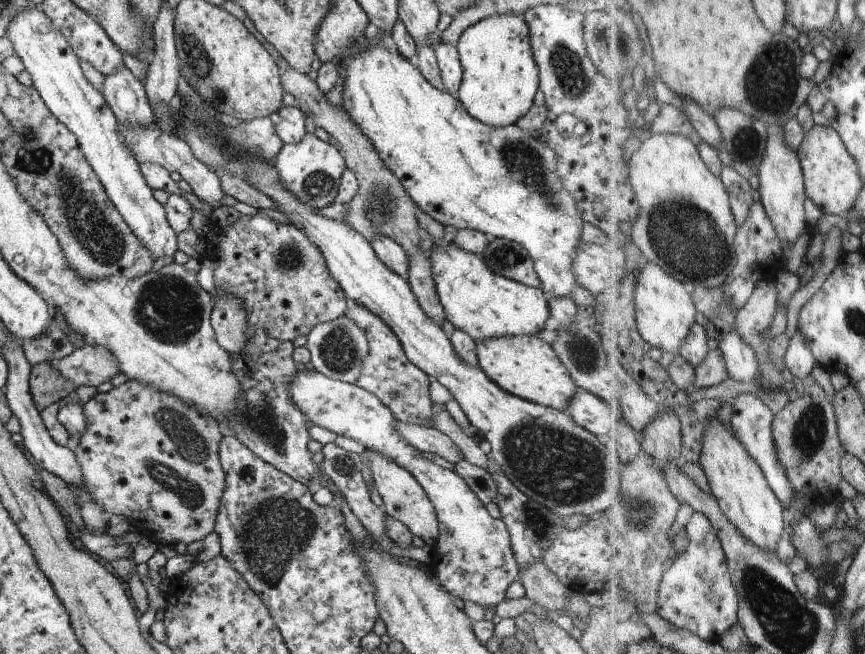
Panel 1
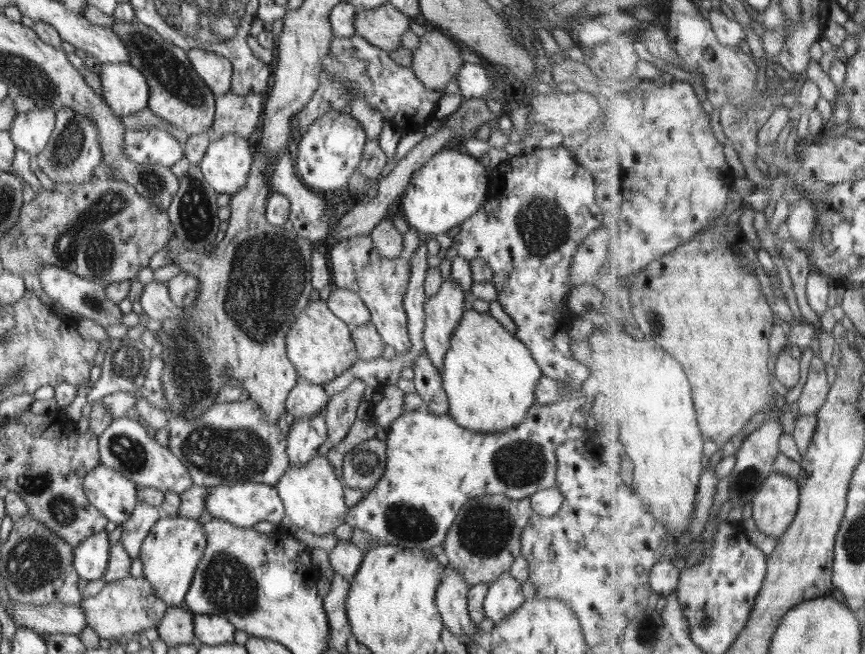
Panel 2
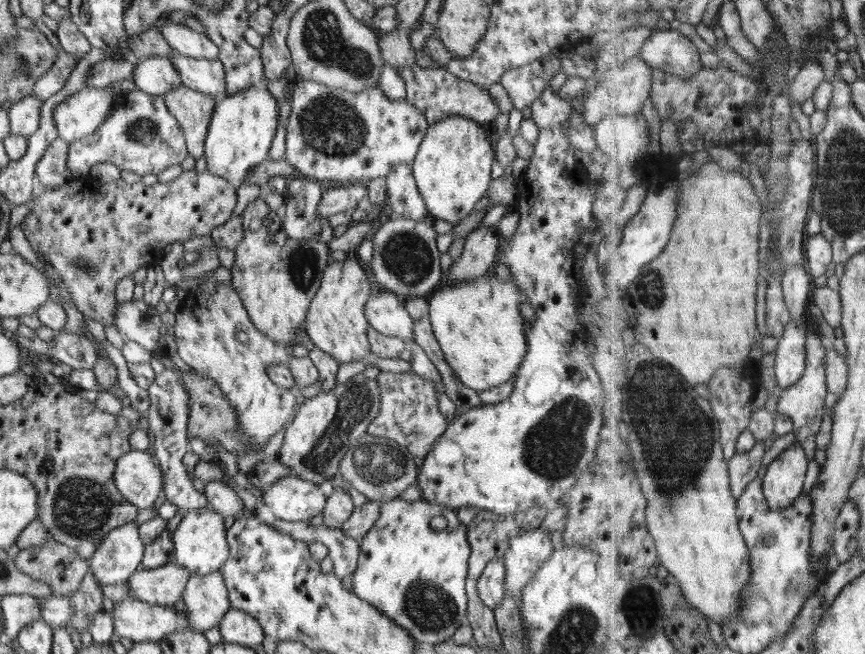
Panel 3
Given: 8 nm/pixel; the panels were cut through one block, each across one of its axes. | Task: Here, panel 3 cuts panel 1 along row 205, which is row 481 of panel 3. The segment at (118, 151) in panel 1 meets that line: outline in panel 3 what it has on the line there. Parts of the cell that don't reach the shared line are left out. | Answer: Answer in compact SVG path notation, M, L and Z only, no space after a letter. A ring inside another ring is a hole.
M134 450L129 451L124 457L118 458L114 470L114 484L118 492L130 504L134 504L139 510L142 508L150 508L158 496L163 486L164 478L158 464L154 464L154 460L146 451Z

